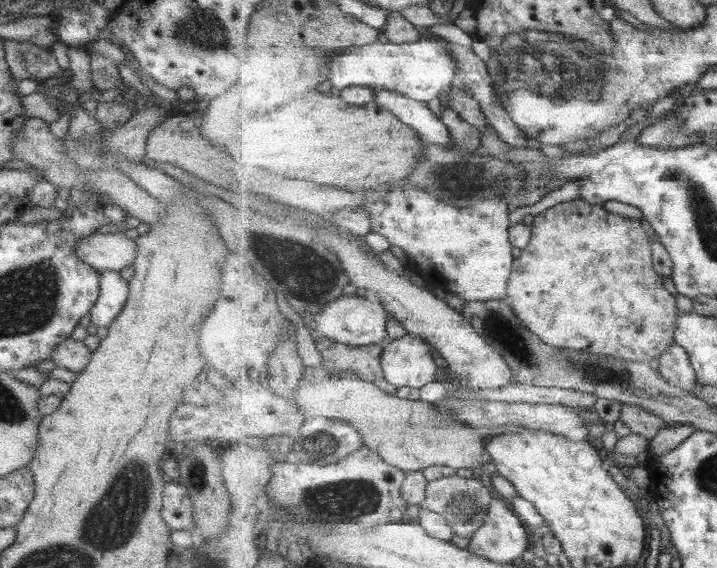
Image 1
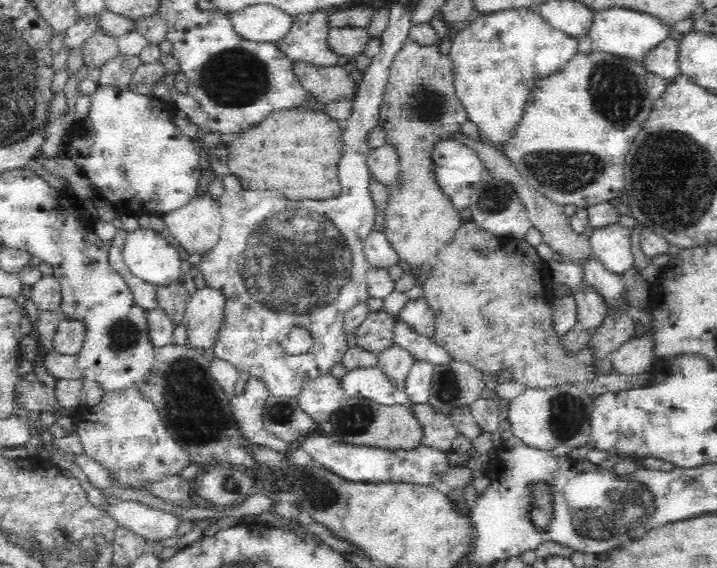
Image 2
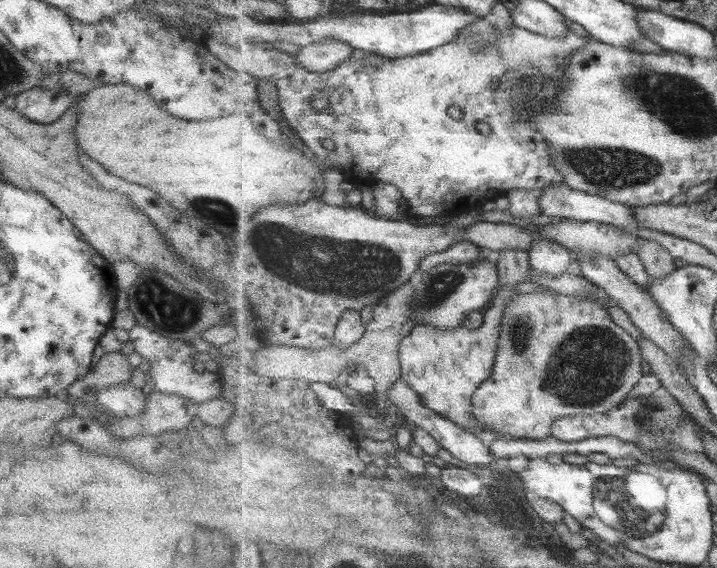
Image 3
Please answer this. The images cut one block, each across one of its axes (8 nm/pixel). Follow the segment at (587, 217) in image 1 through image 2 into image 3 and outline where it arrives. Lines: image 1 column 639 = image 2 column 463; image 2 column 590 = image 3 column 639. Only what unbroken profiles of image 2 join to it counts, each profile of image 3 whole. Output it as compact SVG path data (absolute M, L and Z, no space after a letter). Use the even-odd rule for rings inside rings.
M531 292L517 294L513 302L508 304L503 315L503 326L500 334L500 350L496 356L496 366L493 374L477 389L476 395L472 400L472 415L478 420L480 428L483 431L489 431L494 434L507 434L517 439L535 439L545 440L554 436L552 431L554 423L568 415L594 415L604 413L616 408L629 395L636 392L636 384L644 377L643 364L644 355L640 351L640 344L635 340L622 326L613 322L609 311L599 302L591 299L583 299L577 295L564 295L549 292Z

